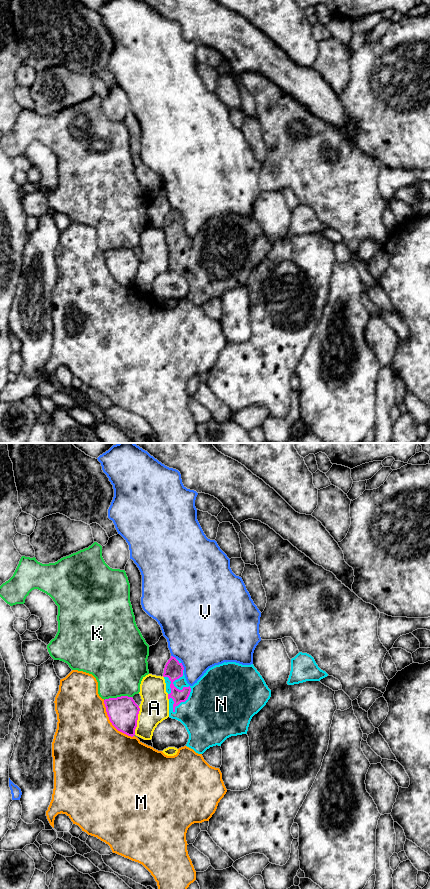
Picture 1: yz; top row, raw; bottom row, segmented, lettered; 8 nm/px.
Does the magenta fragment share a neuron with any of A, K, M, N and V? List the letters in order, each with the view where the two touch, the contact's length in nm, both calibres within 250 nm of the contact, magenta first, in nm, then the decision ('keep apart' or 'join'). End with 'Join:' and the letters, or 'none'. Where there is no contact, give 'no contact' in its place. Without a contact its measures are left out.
A: yz | 240 nm | 240/240 nm | keep apart
K: yz | 220 nm | 240/420 nm | keep apart
M: yz | 380 nm | 240/500 nm | keep apart
N: yz | 360 nm | 150/420 nm | join
V: yz | 70 nm | 150/460 nm | keep apart
Join: N

